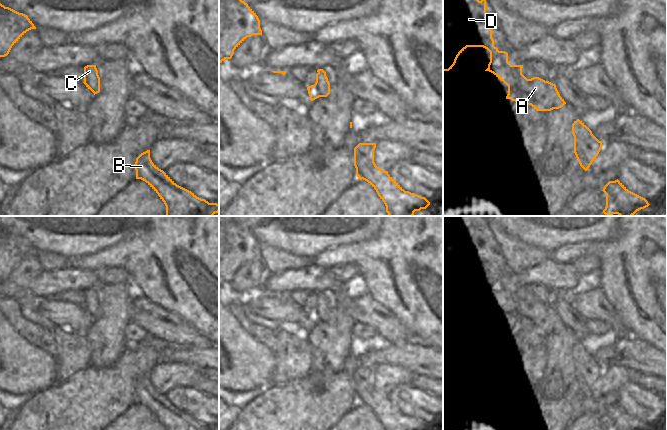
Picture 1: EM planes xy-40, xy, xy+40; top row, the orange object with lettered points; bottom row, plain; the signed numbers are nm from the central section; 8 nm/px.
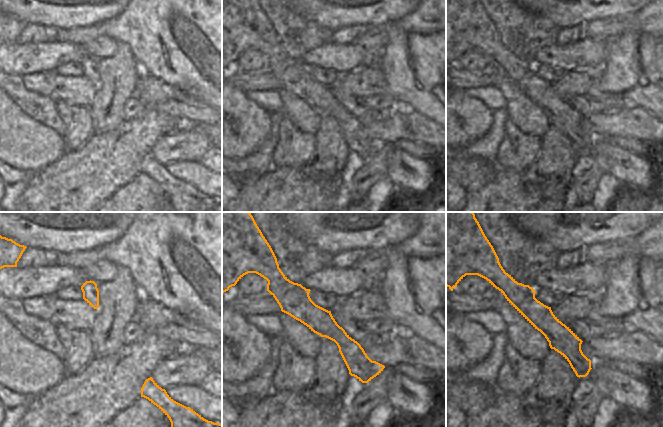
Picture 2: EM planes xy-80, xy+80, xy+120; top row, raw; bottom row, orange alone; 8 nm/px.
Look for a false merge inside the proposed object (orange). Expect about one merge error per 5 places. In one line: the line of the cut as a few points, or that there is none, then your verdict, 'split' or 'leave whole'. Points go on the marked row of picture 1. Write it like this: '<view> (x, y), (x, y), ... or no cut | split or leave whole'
xy (318, 72), (318, 90) | split

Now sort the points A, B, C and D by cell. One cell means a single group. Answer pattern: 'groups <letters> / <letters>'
groups A B D / C

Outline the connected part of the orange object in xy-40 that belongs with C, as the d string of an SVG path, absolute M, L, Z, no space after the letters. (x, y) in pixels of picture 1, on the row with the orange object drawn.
M87 65L84 67L84 84L92 92L96 90L96 82L98 80L98 70L96 65Z

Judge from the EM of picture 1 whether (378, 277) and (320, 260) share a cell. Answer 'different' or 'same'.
same

